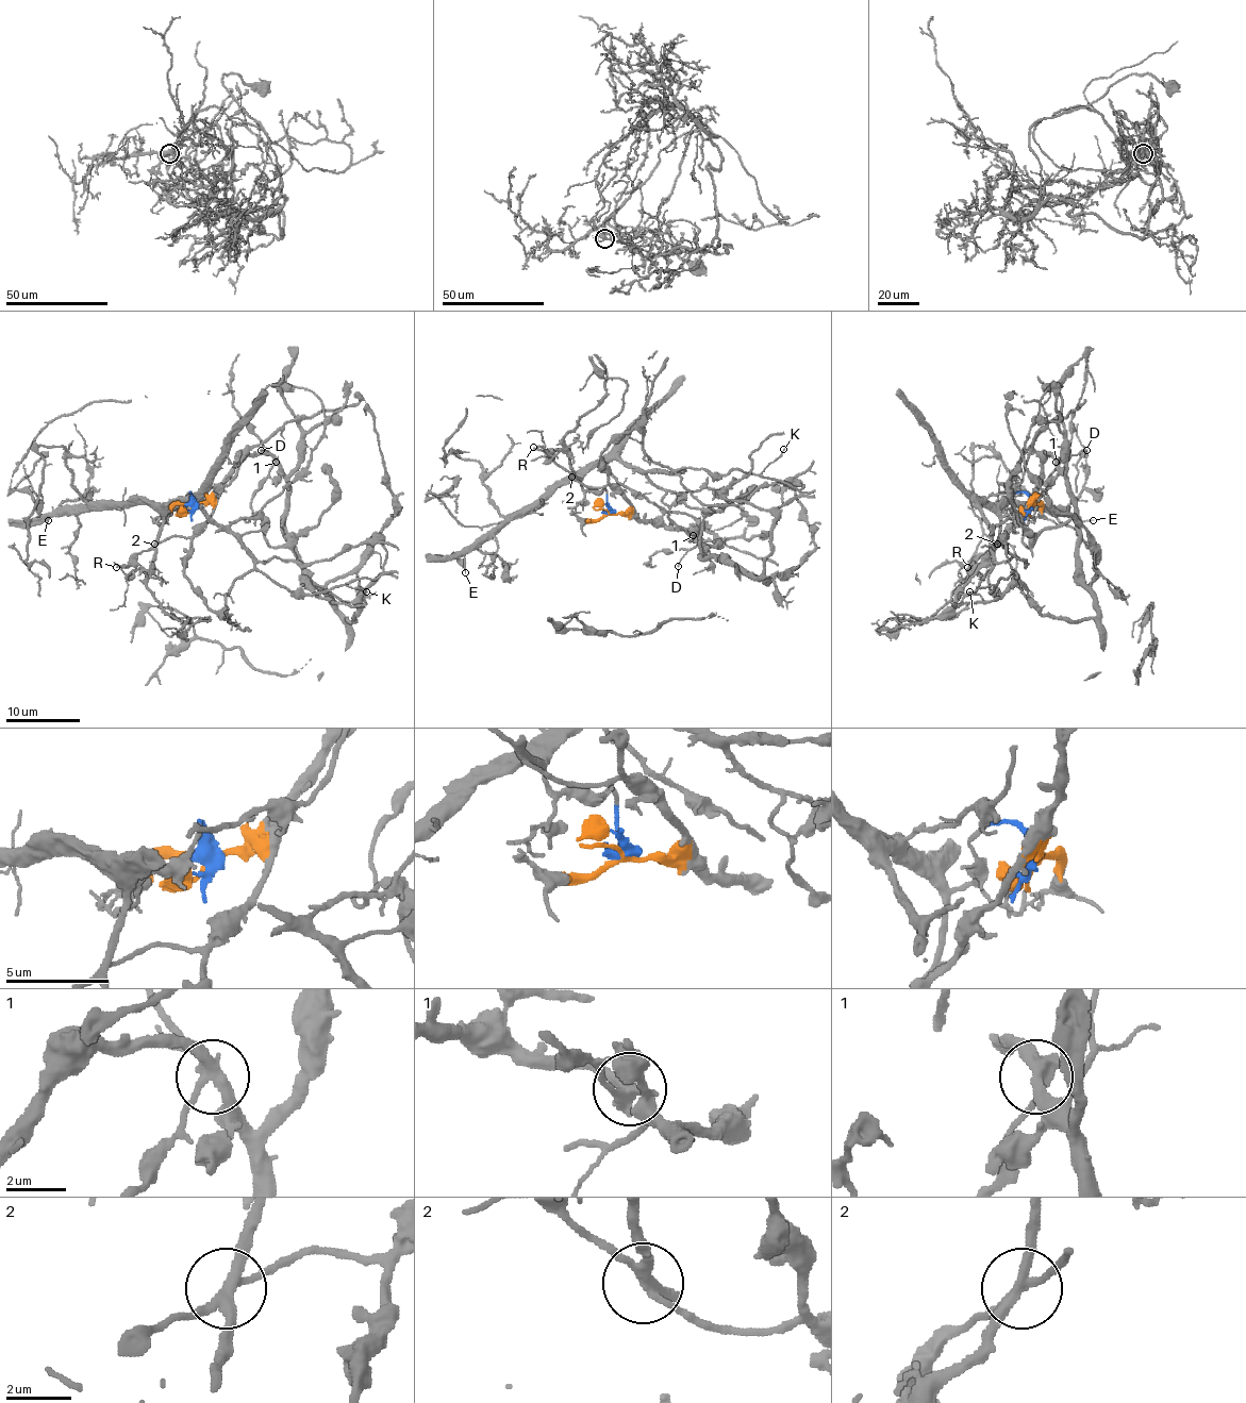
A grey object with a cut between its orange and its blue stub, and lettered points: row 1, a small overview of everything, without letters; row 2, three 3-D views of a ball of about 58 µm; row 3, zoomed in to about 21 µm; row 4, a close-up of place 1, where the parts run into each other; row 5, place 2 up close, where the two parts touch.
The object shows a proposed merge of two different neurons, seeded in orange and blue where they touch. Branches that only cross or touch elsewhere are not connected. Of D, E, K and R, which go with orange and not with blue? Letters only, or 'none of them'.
D, R

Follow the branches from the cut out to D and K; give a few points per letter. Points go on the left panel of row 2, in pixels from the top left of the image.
D: (192, 505), (200, 503), (248, 455), (267, 454), (282, 467), (262, 450)
K: (192, 505), (189, 493), (164, 515), (193, 503), (293, 593), (345, 585), (366, 593)

